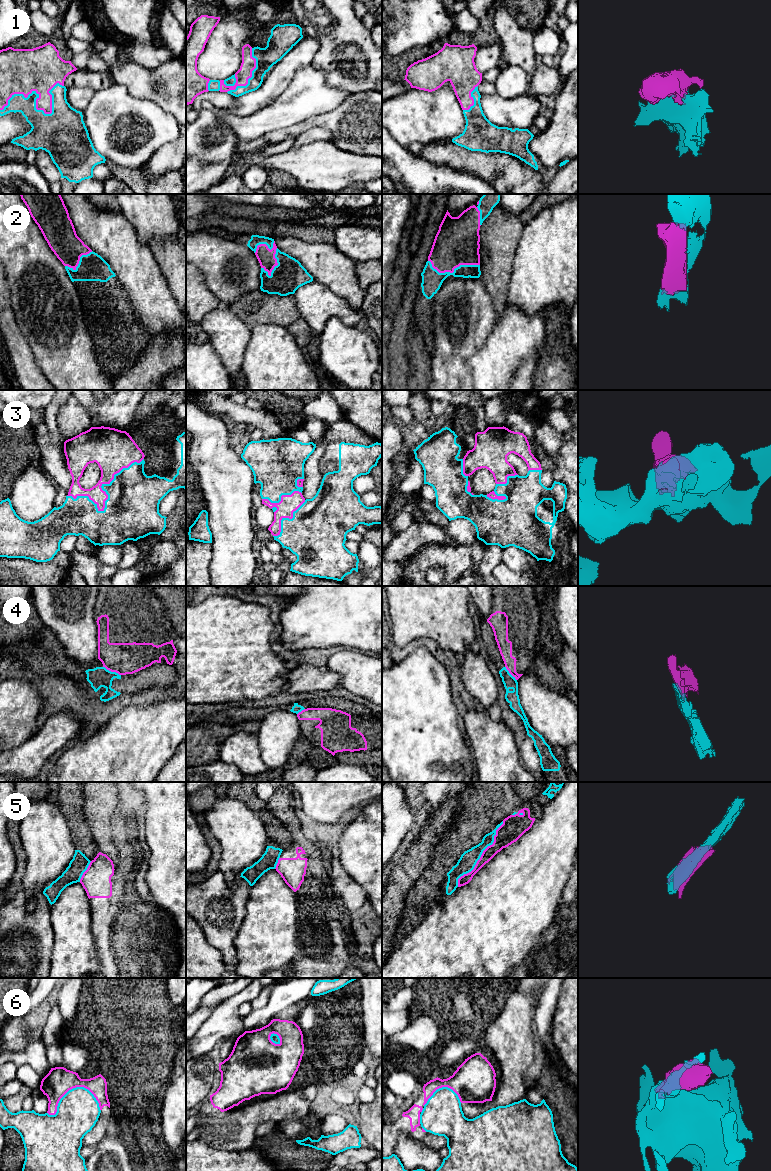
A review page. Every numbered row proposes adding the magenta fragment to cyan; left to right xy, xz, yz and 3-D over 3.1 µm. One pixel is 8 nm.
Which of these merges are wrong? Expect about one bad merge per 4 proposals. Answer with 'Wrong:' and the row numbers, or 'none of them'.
Wrong: 4, 5, 6

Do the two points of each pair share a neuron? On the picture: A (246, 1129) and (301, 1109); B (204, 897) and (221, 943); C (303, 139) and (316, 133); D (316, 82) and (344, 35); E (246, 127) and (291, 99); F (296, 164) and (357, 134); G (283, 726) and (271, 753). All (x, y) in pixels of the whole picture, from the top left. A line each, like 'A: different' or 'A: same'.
A: same
B: same
C: same
D: different
E: same
F: different
G: same

